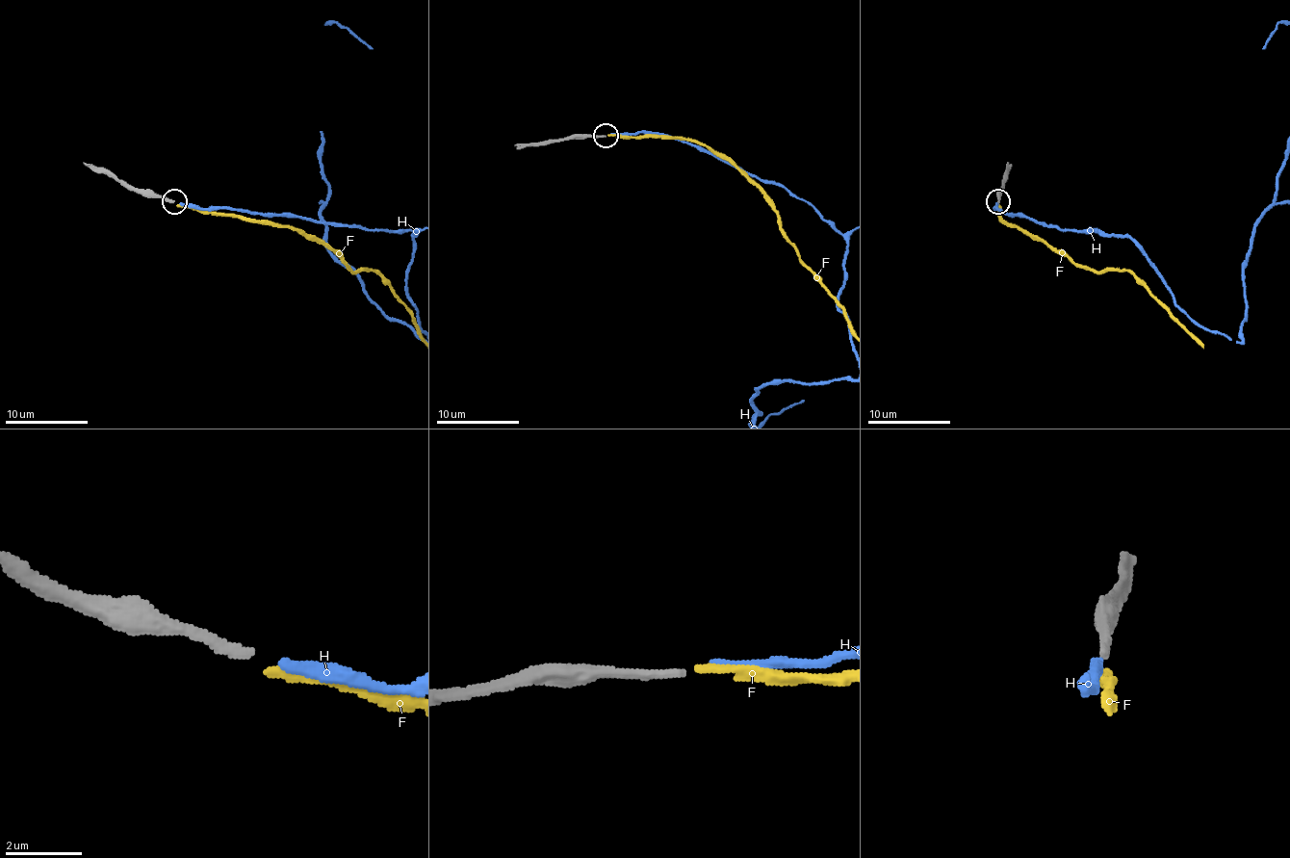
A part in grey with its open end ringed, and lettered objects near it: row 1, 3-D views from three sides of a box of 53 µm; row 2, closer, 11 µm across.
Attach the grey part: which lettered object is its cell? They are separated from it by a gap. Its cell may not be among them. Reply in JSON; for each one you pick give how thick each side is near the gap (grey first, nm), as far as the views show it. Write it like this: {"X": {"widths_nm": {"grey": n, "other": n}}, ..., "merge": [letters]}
{"F": {"widths_nm": {"grey": 240, "other": 220}}, "merge": ["F"]}

